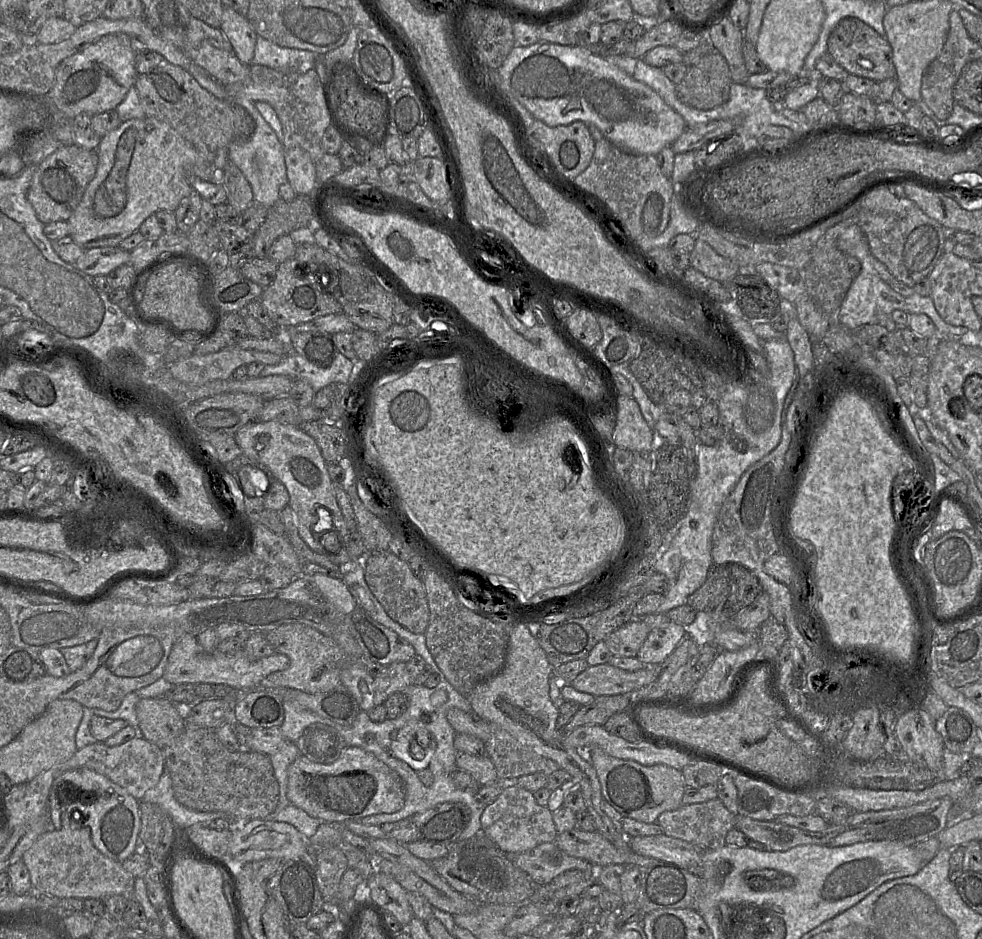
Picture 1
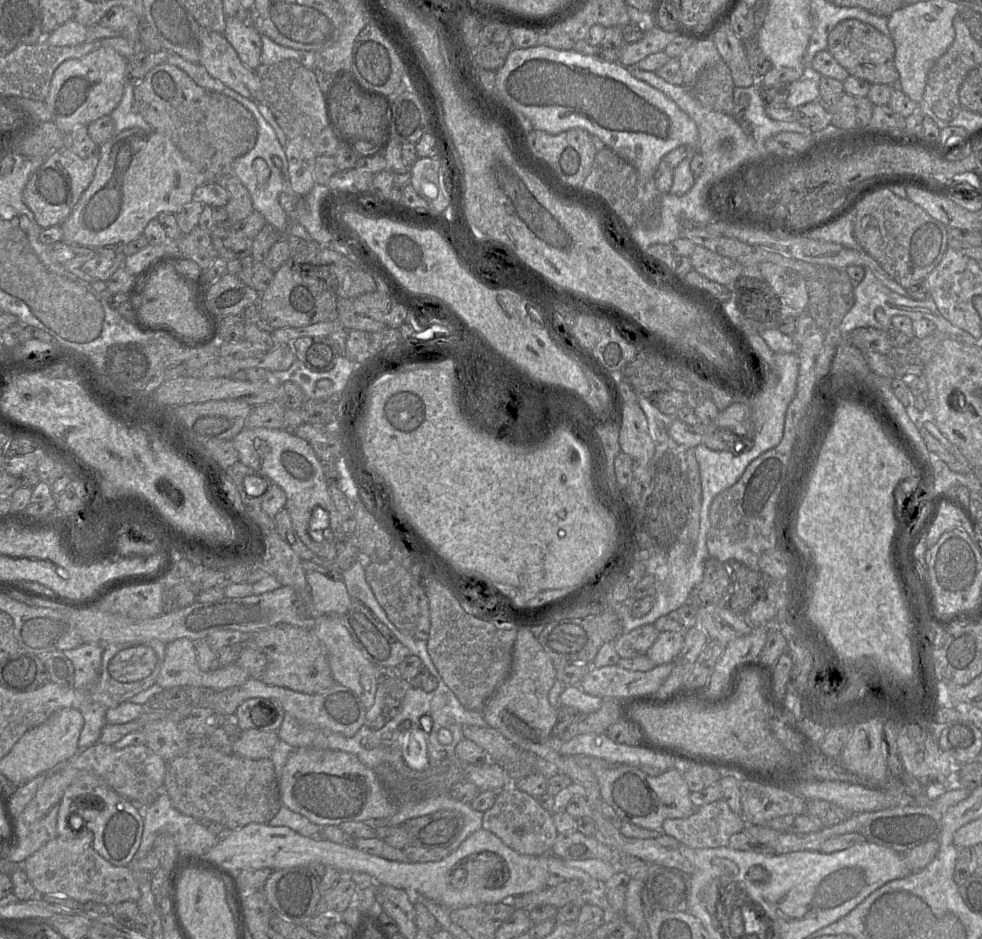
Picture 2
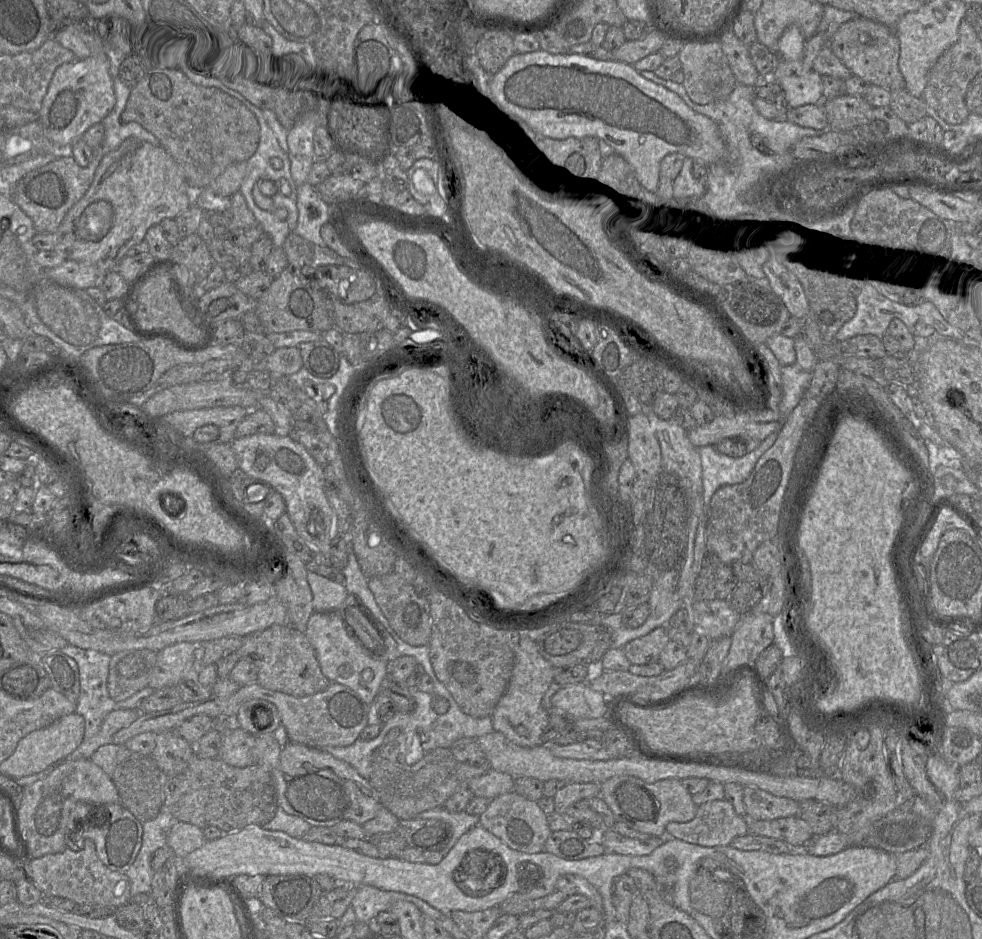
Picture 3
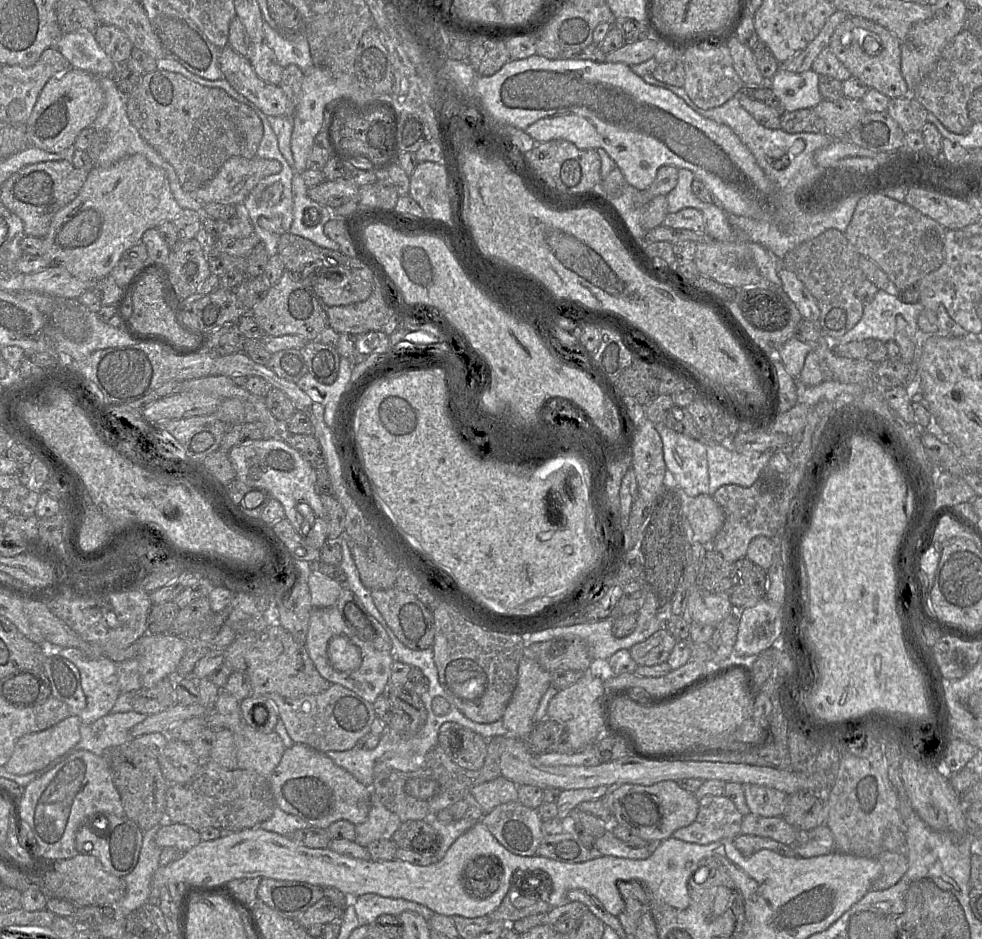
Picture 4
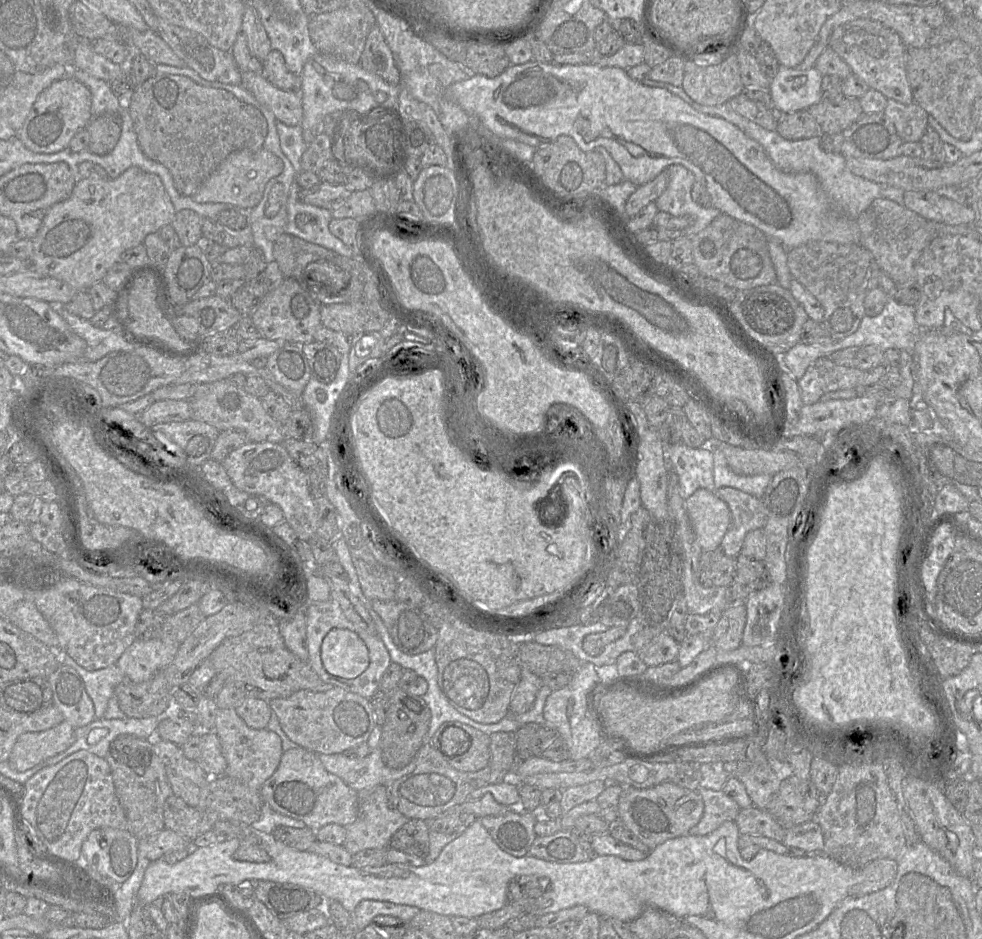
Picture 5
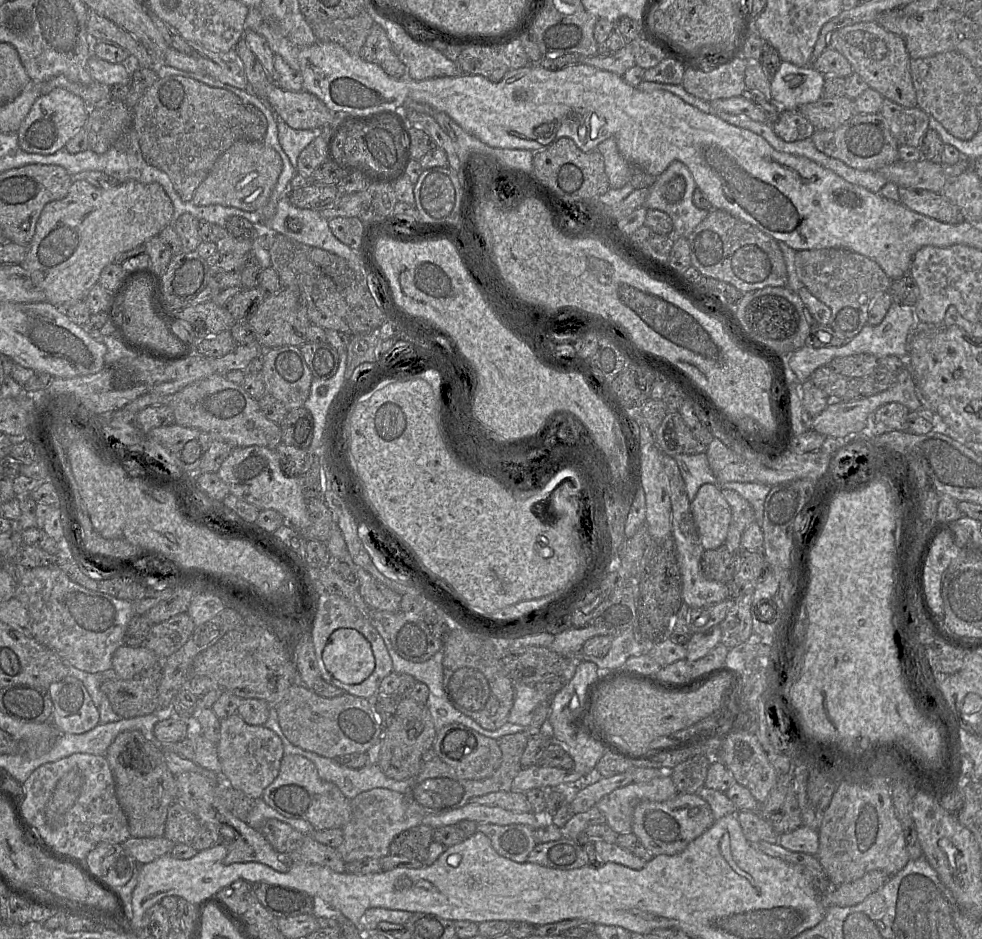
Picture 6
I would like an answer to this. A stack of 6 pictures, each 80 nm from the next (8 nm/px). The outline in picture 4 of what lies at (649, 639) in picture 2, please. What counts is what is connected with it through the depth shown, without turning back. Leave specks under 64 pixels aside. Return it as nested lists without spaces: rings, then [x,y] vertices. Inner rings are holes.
[[[661,628],[646,640],[633,645],[630,655],[638,666],[654,666],[666,662],[677,640]]]

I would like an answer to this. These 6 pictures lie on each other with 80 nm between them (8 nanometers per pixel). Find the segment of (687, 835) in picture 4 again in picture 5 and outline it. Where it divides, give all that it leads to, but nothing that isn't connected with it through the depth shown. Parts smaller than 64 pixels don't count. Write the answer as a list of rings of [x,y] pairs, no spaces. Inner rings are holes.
[[[699,787],[698,792],[704,803],[703,815],[687,835],[704,836],[716,830],[726,821],[735,821],[740,807],[723,791]]]

